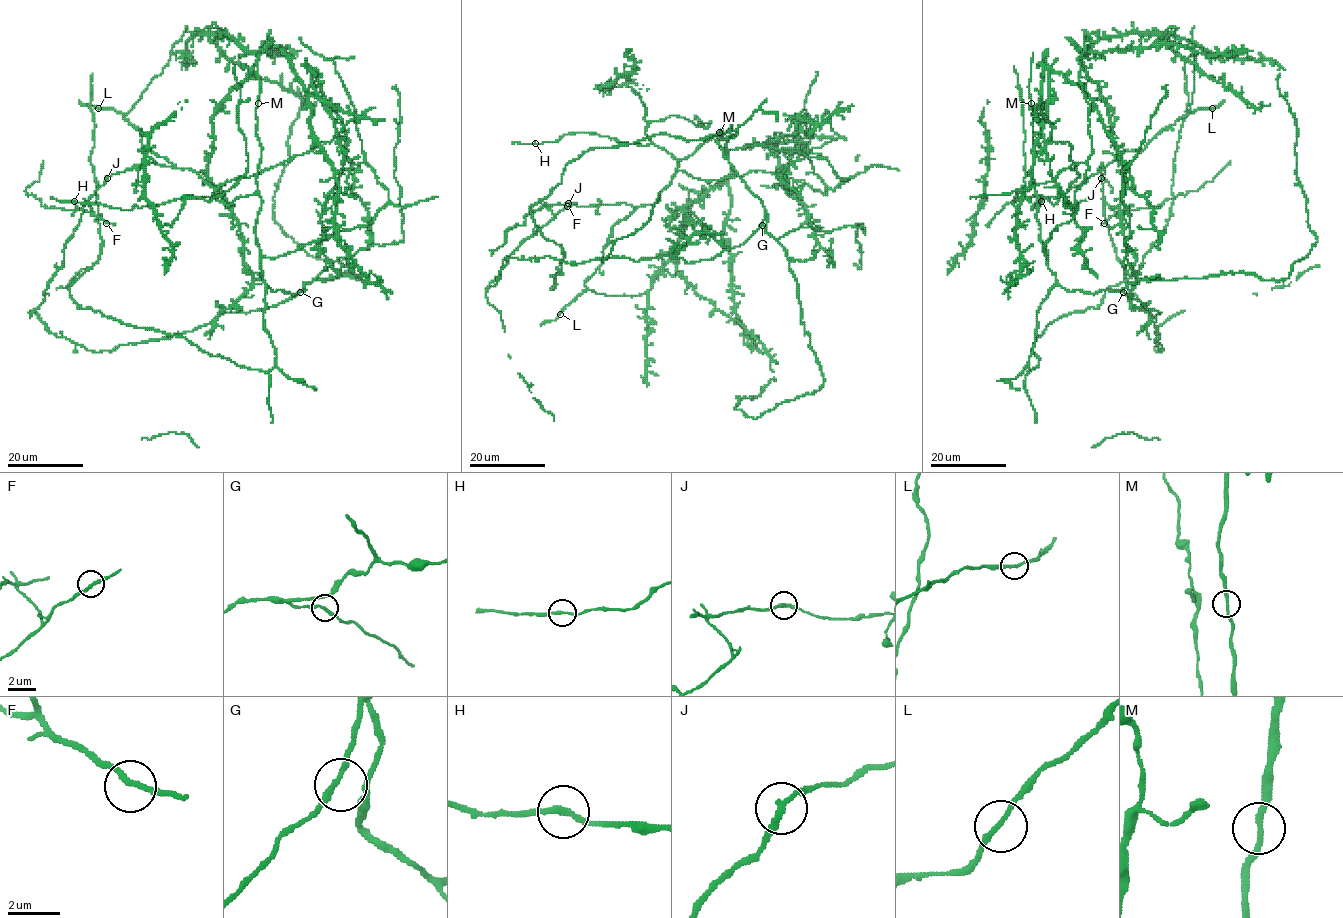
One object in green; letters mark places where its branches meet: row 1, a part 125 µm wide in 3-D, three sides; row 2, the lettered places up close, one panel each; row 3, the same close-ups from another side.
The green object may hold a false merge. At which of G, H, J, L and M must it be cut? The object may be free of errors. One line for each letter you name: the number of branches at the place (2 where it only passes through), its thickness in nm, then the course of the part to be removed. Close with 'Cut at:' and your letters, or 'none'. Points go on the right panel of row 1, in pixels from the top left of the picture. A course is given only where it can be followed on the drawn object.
J: 2 | 200 nm | (1101, 178), (1105, 203), (1116, 212), (1159, 207), (1178, 194), (1196, 190), (1230, 161)
Cut at: J

